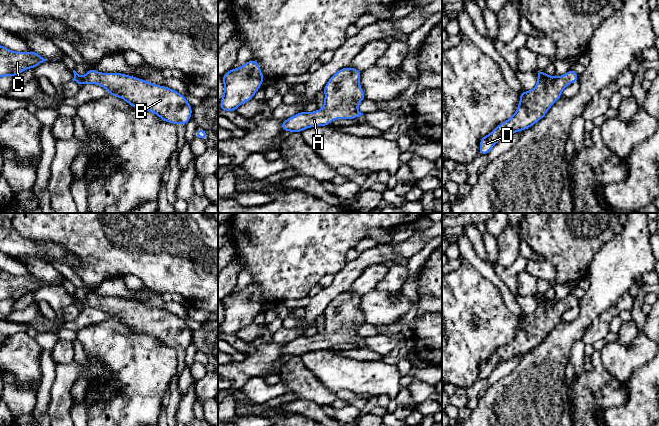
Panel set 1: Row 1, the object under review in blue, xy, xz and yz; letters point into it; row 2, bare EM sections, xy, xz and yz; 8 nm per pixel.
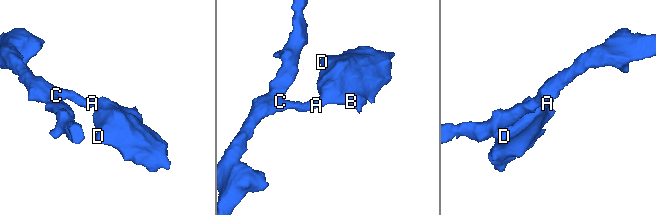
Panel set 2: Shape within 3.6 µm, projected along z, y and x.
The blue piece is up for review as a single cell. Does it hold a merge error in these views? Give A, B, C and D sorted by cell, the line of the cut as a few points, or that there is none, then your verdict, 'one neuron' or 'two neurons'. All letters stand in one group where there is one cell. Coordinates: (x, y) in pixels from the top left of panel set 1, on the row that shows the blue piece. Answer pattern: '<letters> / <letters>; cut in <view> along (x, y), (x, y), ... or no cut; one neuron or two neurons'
A B C D; no cut; one neuron

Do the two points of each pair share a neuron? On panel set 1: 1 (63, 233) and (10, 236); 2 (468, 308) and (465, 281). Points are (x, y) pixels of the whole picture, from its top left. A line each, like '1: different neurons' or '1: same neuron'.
1: different neurons
2: same neuron

